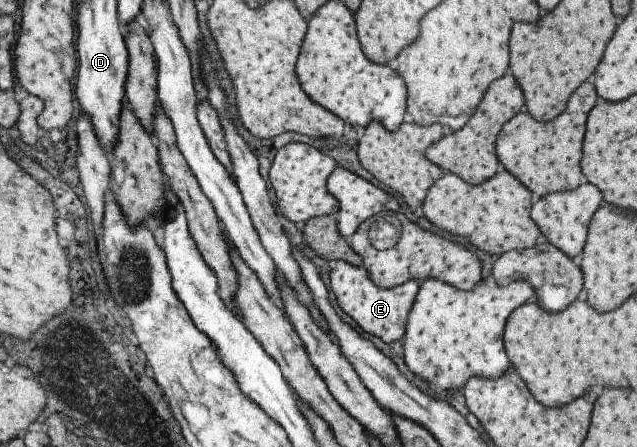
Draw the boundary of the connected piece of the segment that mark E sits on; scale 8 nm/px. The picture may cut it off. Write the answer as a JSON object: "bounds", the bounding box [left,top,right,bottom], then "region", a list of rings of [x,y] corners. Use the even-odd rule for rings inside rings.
{"bounds":[329,261,419,344],"region":[[[332,261],[330,264],[333,268],[329,271],[329,284],[339,308],[366,334],[376,336],[387,344],[401,340],[411,305],[419,290],[419,282],[408,280],[390,289],[380,289],[371,282],[367,271],[362,266],[354,267],[343,261]]]}

